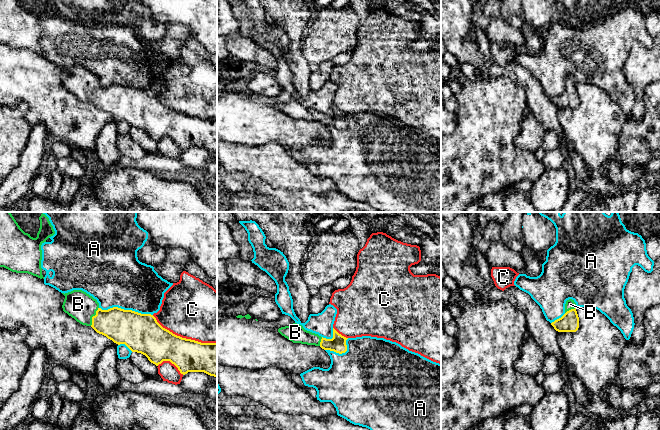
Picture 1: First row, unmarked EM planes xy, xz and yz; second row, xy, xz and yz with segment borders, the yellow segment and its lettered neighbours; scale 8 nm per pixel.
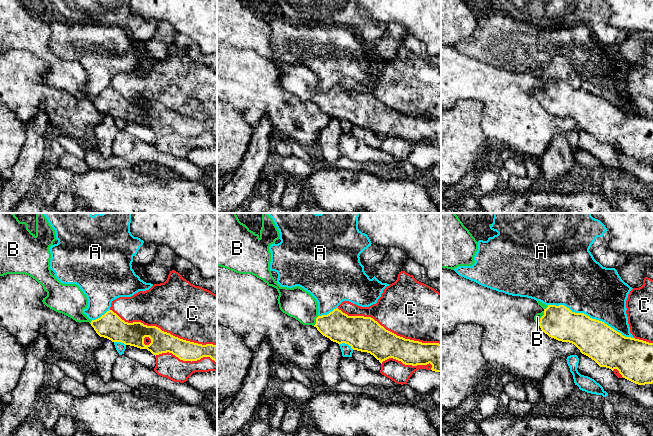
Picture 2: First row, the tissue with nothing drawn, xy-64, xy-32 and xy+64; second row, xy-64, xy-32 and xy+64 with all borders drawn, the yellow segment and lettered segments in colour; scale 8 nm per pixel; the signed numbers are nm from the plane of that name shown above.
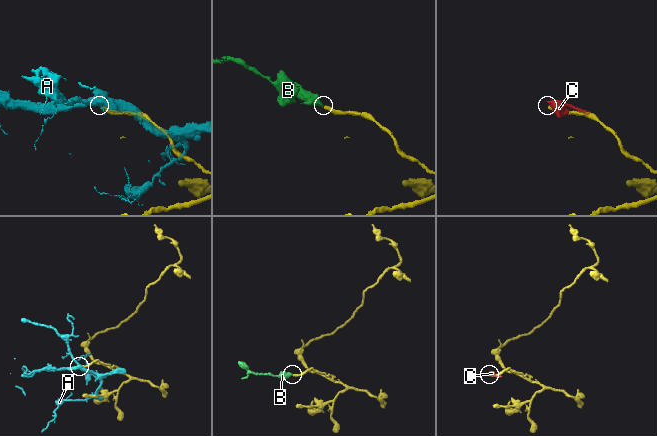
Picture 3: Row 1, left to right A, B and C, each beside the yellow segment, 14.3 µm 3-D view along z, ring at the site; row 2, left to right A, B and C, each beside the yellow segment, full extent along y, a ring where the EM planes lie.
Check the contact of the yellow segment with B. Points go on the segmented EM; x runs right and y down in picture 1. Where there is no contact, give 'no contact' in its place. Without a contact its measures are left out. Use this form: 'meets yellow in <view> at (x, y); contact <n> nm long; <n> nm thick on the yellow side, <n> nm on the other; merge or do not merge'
meets yellow in xy at (93, 316); contact 170 nm long; 280 nm thick on the yellow side, 220 nm on the other; merge

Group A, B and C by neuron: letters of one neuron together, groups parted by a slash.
A / B / C

